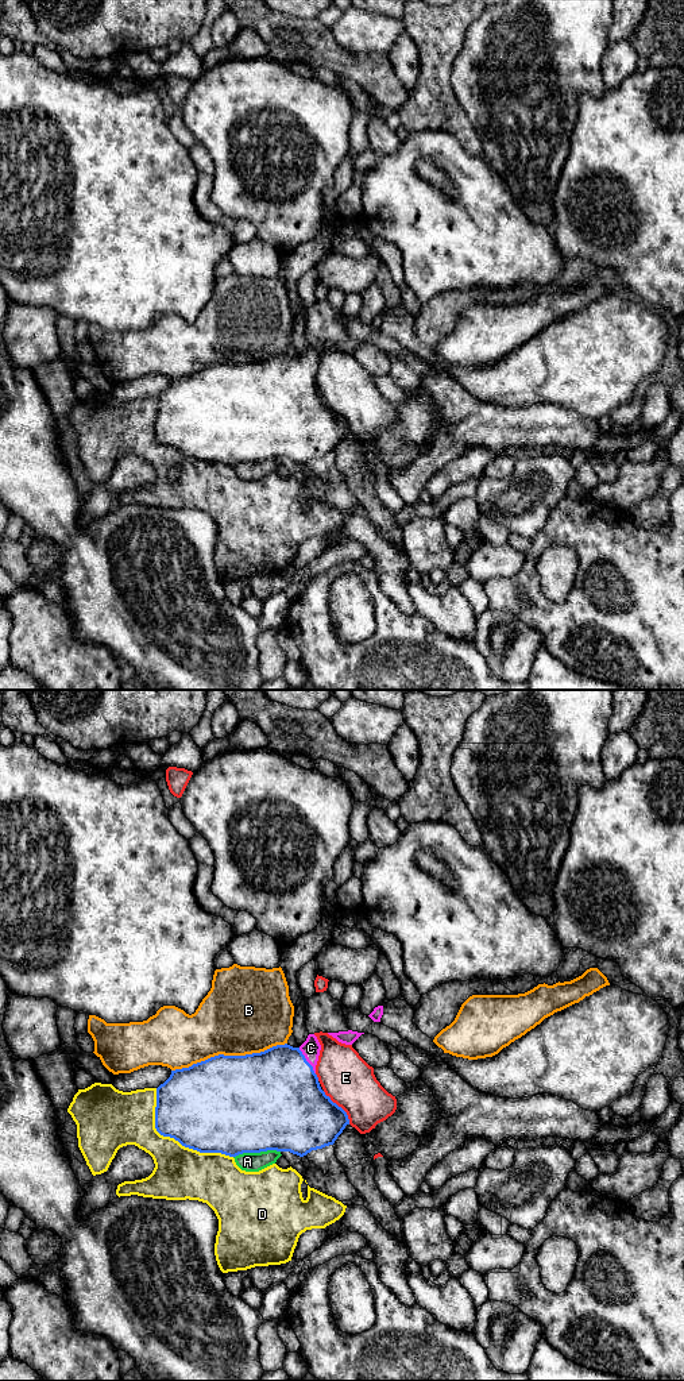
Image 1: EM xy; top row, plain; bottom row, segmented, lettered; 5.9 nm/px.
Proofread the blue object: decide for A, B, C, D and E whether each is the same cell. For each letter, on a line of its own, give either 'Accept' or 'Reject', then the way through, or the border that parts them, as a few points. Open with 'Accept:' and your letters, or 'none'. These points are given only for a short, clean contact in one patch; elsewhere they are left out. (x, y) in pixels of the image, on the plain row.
Accept: C
A: Reject
B: Reject
C: Accept
D: Reject
E: Reject

